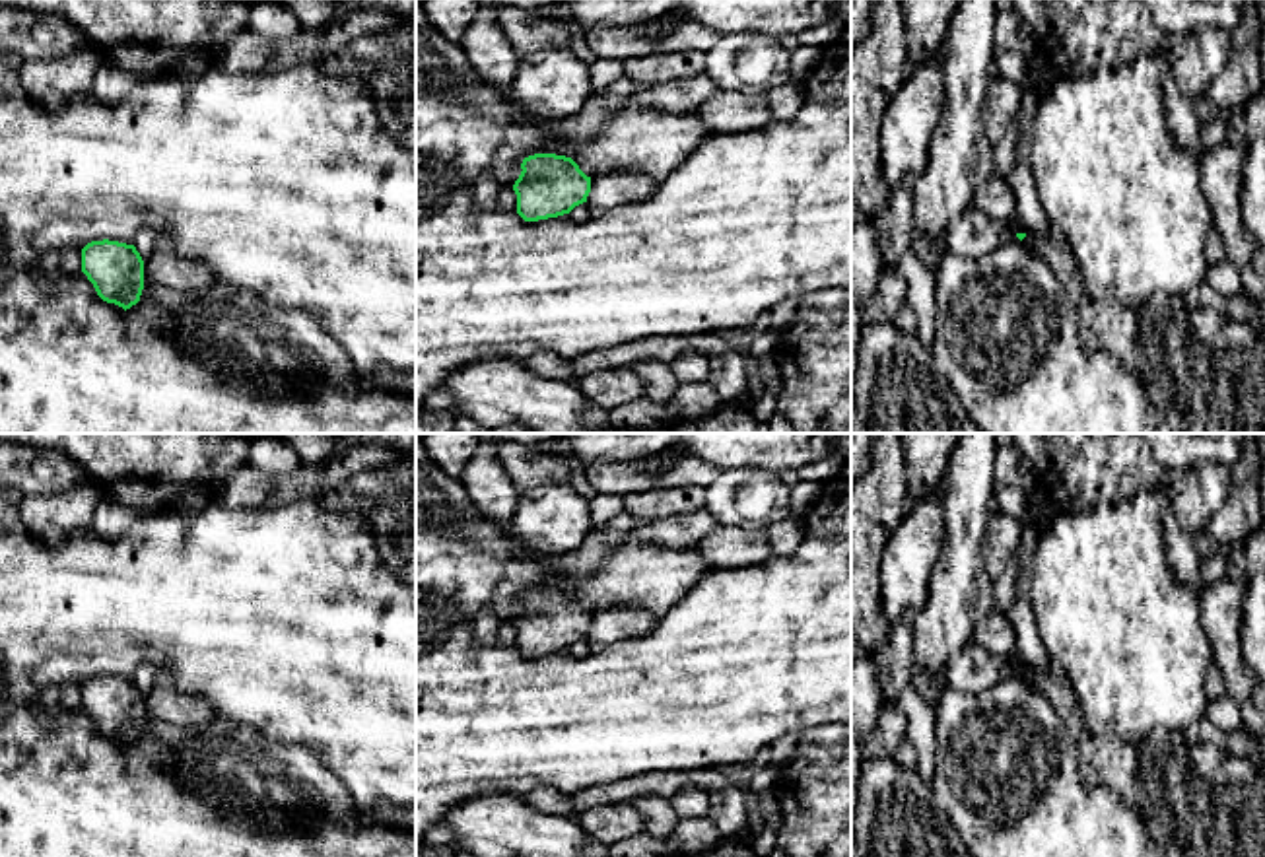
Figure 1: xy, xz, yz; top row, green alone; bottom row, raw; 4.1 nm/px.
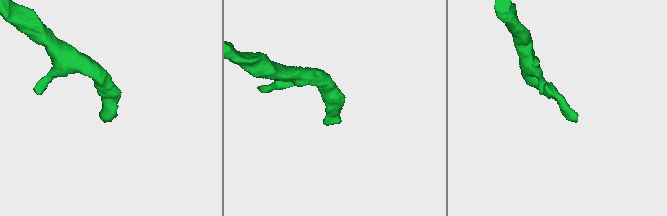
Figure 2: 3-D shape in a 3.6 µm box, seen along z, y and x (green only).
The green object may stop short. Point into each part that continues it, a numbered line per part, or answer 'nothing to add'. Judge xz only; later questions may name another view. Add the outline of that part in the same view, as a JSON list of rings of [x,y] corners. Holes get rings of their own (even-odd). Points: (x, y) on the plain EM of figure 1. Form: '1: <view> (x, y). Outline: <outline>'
nothing to add

